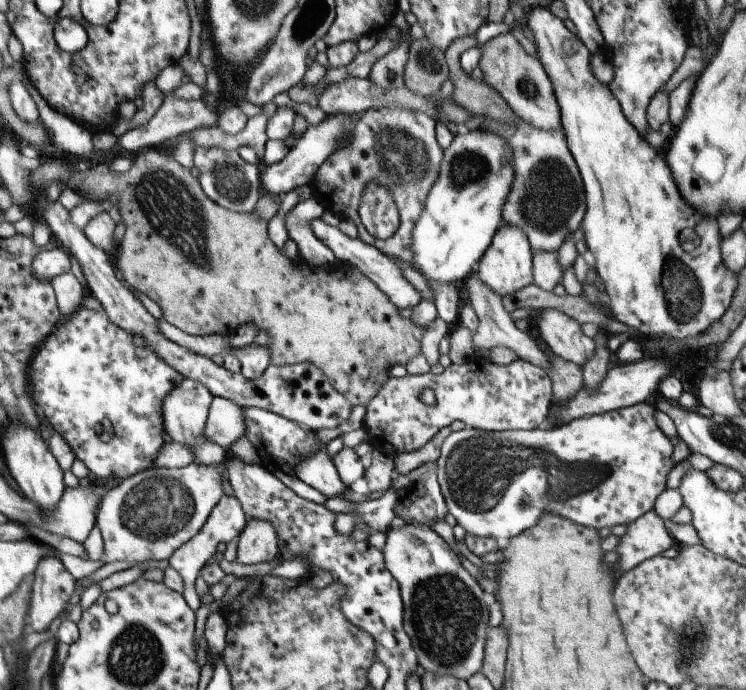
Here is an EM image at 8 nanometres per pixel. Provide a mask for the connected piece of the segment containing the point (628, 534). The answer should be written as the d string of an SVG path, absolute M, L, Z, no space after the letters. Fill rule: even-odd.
M653 510L641 514L635 522L617 530L617 534L623 536L621 544L615 548L621 570L631 570L633 566L677 546L669 538L664 521Z

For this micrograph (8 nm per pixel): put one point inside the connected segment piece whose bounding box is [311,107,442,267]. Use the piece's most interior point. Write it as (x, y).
(396, 149)

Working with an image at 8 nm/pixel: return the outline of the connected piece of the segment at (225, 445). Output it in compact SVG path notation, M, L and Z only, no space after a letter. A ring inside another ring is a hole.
M213 397L208 408L204 426L204 437L224 450L229 450L231 443L244 434L242 408L230 400Z

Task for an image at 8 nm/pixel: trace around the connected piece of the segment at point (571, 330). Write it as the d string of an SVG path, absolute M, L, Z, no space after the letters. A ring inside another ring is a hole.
M552 308L541 309L536 320L539 336L559 358L581 366L594 351L593 338L583 335L580 324Z

